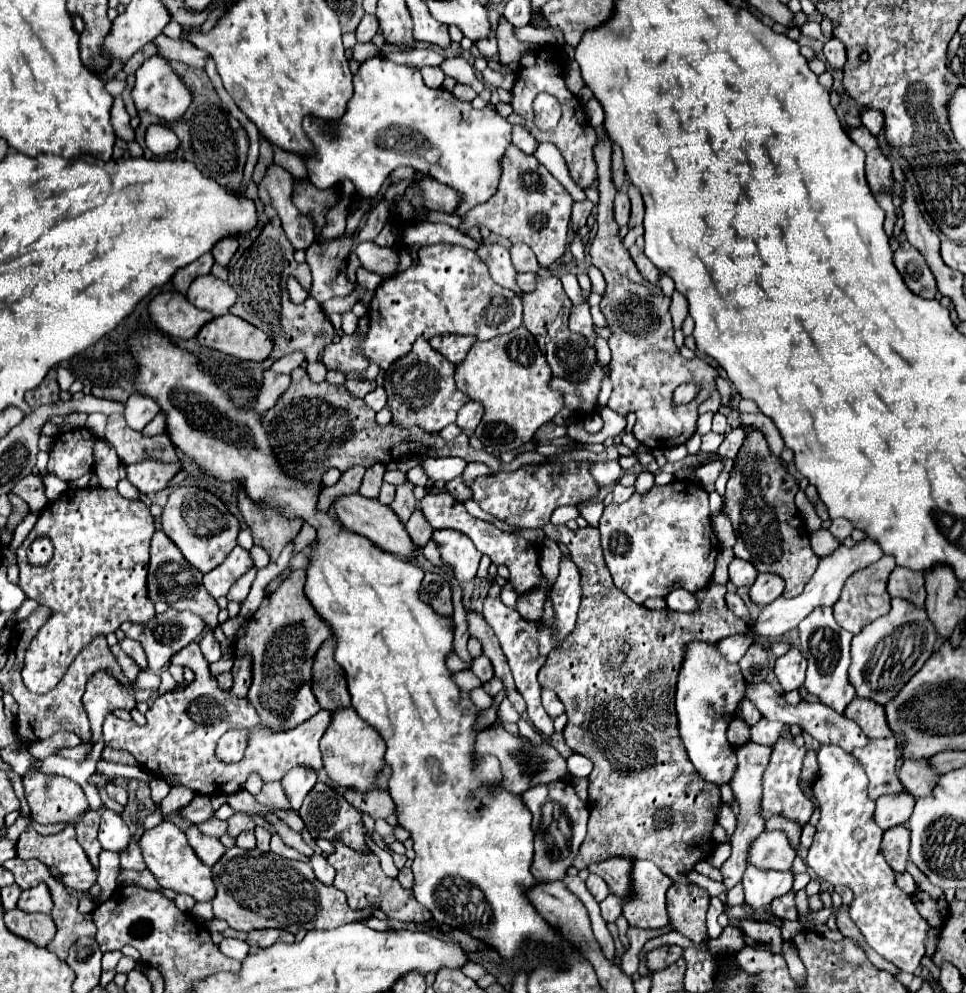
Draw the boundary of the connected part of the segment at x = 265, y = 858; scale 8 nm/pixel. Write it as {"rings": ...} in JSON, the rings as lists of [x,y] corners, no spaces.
{"rings":[[[229,849],[213,867],[213,881],[217,885],[217,897],[211,901],[213,913],[217,919],[225,919],[235,931],[287,929],[297,933],[301,929],[333,929],[345,923],[365,921],[373,913],[369,907],[353,911],[347,905],[345,893],[317,881],[309,863],[261,853],[259,849]]]}

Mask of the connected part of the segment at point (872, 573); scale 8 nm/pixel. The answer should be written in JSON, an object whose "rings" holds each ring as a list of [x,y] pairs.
{"rings":[[[885,555],[881,557],[877,563],[871,563],[859,571],[855,571],[847,581],[845,581],[845,587],[841,591],[841,597],[839,601],[833,605],[833,613],[835,613],[835,621],[851,631],[853,635],[861,633],[861,629],[865,625],[869,625],[871,621],[875,621],[877,617],[885,615],[891,611],[891,597],[887,593],[887,579],[889,579],[889,573],[895,569],[895,557],[893,555]]]}

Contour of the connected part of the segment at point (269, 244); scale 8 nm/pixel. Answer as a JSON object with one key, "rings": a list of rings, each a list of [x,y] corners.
{"rings":[[[279,217],[269,219],[269,223],[263,227],[261,235],[253,241],[253,245],[245,249],[245,253],[235,263],[229,265],[229,283],[233,285],[233,289],[237,289],[239,297],[237,305],[233,305],[229,313],[249,321],[251,325],[263,329],[265,333],[269,333],[269,337],[273,337],[275,349],[271,357],[281,359],[283,355],[289,355],[293,351],[305,351],[307,361],[317,361],[319,351],[333,341],[335,329],[313,297],[307,297],[301,305],[295,305],[289,299],[287,279],[291,275],[303,285],[303,289],[309,291],[311,287],[309,265],[297,263],[293,259],[293,253],[295,249],[285,237]]]}

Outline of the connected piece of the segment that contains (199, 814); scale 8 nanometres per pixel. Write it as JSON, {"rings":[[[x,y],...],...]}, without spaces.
{"rings":[[[195,795],[193,801],[191,801],[187,807],[179,809],[179,815],[181,815],[183,819],[187,819],[189,823],[201,823],[201,821],[207,821],[209,817],[213,817],[215,811],[213,811],[213,807],[211,807],[209,797],[205,797],[205,795]]]}

